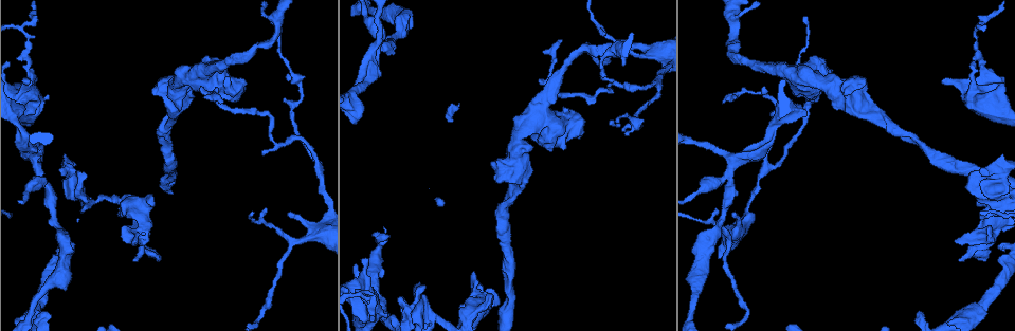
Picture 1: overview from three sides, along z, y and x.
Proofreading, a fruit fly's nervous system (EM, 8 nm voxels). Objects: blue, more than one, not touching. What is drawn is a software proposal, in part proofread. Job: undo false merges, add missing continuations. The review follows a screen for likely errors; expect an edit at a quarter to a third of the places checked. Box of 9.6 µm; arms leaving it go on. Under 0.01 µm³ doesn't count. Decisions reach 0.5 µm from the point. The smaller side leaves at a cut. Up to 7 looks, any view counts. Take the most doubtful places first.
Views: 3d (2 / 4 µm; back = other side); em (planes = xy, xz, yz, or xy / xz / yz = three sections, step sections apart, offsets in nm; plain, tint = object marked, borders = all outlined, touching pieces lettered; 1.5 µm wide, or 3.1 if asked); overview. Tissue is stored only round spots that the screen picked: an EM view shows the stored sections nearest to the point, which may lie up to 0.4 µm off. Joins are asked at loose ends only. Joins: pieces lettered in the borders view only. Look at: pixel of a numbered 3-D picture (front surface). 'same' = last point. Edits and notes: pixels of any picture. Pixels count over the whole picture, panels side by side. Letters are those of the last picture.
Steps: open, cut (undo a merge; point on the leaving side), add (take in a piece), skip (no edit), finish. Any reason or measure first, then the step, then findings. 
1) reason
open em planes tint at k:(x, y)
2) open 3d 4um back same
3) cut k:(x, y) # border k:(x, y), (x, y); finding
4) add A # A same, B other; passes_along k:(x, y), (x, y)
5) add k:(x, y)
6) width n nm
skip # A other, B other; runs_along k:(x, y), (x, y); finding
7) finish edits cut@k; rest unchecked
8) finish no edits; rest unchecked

abrupt turn
open em planes plain at 1:(745, 316)

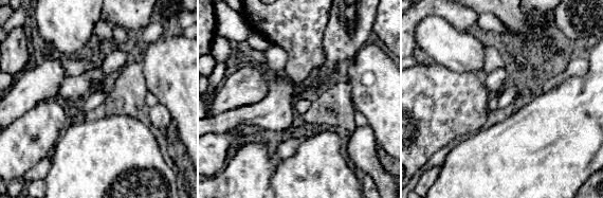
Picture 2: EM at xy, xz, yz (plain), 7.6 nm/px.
open em planes borders same

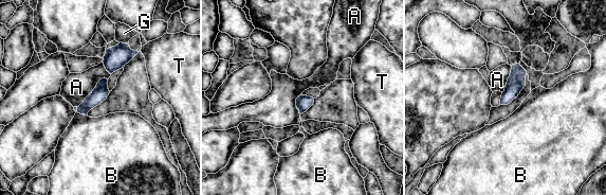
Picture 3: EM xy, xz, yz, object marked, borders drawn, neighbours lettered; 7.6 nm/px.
skip # A other, B other, G other, T other; border 3:(106, 77), (97, 83), (77, 107); one neuron here

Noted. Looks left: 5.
three-way junction
open em planes tint at 1:(384, 46)

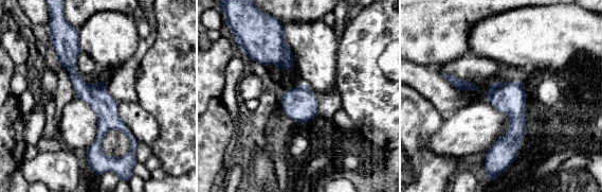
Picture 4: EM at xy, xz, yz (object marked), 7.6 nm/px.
what lies round it
open em planes borders same

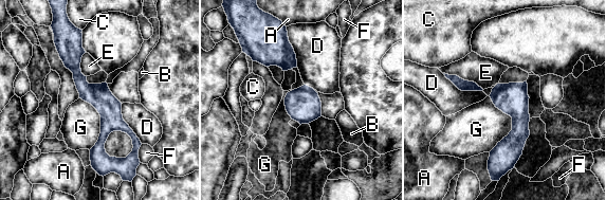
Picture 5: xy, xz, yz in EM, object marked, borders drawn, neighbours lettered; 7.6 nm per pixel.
longest_contact G 420 nm
skip # A other, B other, C other, D other, E other, F other, G other; border 5:(490, 96), (511, 130), (489, 151); all the same neuron

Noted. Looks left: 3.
thin neck
open 3d 4um at 1:(639, 85)

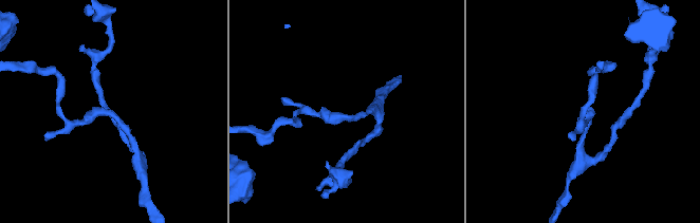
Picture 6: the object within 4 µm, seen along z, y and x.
need the tissue
open em planes plain at 6:(109, 115)

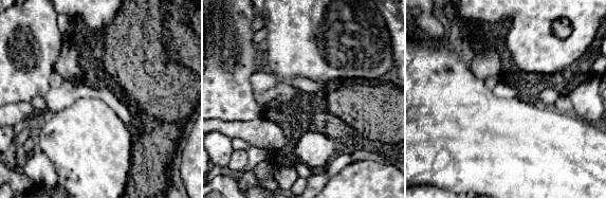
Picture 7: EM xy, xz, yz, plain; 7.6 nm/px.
what lies round it
open em planes borders same

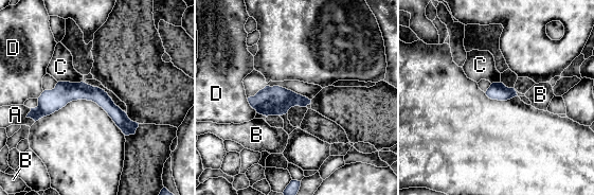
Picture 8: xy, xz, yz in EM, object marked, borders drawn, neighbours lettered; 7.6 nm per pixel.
skip # A other, B other, C other, D other; border 8:(58, 81), (83, 82); one neuron here

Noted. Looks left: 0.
finish no edits; rest unchecked

